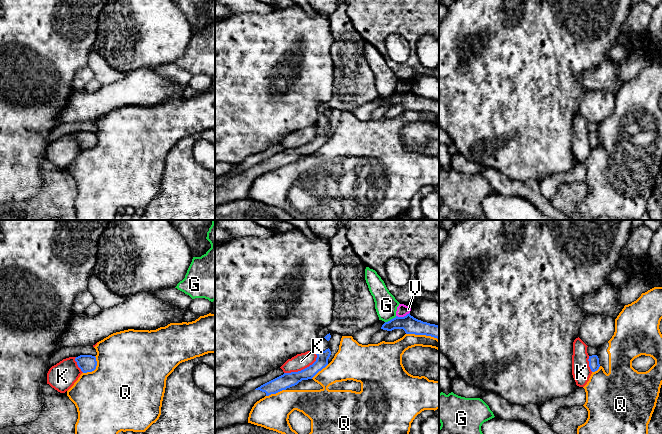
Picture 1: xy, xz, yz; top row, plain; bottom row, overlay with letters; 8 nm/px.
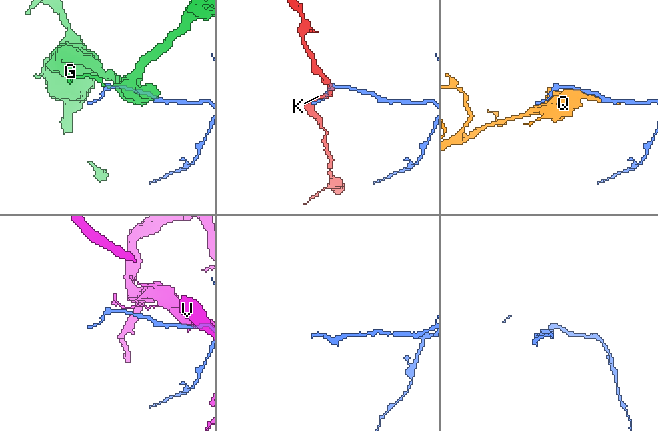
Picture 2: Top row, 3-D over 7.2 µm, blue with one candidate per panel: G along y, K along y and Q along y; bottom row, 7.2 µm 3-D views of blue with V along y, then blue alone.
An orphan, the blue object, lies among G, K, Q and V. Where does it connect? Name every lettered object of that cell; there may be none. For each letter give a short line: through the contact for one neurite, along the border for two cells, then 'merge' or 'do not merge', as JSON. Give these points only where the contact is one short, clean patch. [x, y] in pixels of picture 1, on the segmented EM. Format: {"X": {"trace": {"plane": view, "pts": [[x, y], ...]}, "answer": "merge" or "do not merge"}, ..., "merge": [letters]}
{"G": {"trace": {"plane": "xz", "pts": [[396, 316], [385, 322]]}, "answer": "do not merge"}, "K": {"answer": "do not merge"}, "Q": {"answer": "do not merge"}, "V": {"answer": "do not merge"}, "merge": []}

